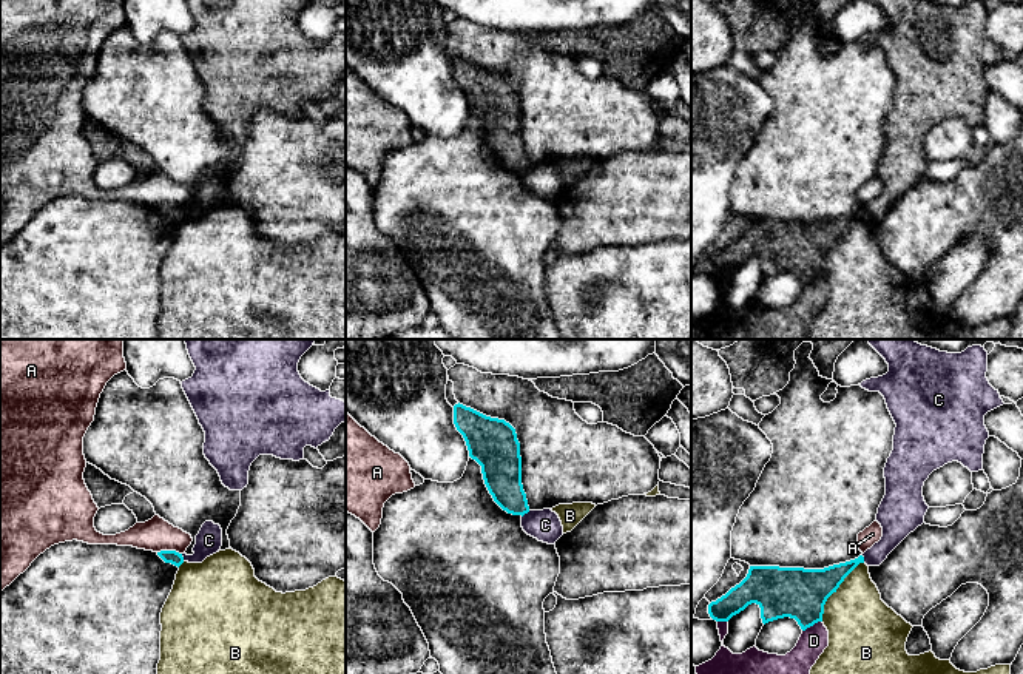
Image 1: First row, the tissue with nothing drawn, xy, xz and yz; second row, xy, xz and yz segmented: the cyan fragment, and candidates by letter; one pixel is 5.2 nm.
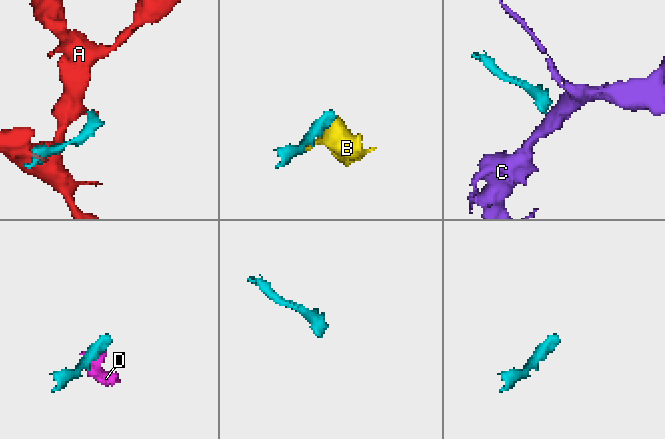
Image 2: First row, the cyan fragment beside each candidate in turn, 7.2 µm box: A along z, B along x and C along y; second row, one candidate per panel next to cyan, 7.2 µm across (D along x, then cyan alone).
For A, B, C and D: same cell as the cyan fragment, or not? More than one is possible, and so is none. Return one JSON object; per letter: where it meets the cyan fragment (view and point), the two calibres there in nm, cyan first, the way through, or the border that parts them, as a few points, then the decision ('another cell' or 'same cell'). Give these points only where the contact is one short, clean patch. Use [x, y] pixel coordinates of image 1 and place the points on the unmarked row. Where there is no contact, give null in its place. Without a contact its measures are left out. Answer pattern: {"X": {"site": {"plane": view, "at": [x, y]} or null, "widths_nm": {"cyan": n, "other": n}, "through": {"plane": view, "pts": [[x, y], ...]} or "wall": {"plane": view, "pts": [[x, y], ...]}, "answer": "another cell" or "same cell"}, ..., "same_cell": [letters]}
{"A": {"site": {"plane": "xy", "at": [170, 205]}, "widths_nm": {"cyan": 70, "other": 170}, "answer": "another cell"}, "B": {"site": {"plane": "yz", "at": [835, 246]}, "widths_nm": {"cyan": 260, "other": 360}, "answer": "another cell"}, "C": {"site": {"plane": "xz", "at": [525, 167]}, "widths_nm": {"cyan": 200, "other": 160}, "wall": {"plane": "xz", "pts": [[530, 165], [522, 171]]}, "answer": "another cell"}, "D": {"site": {"plane": "yz", "at": [812, 279]}, "widths_nm": {"cyan": 260, "other": 170}, "answer": "another cell"}, "same_cell": []}

